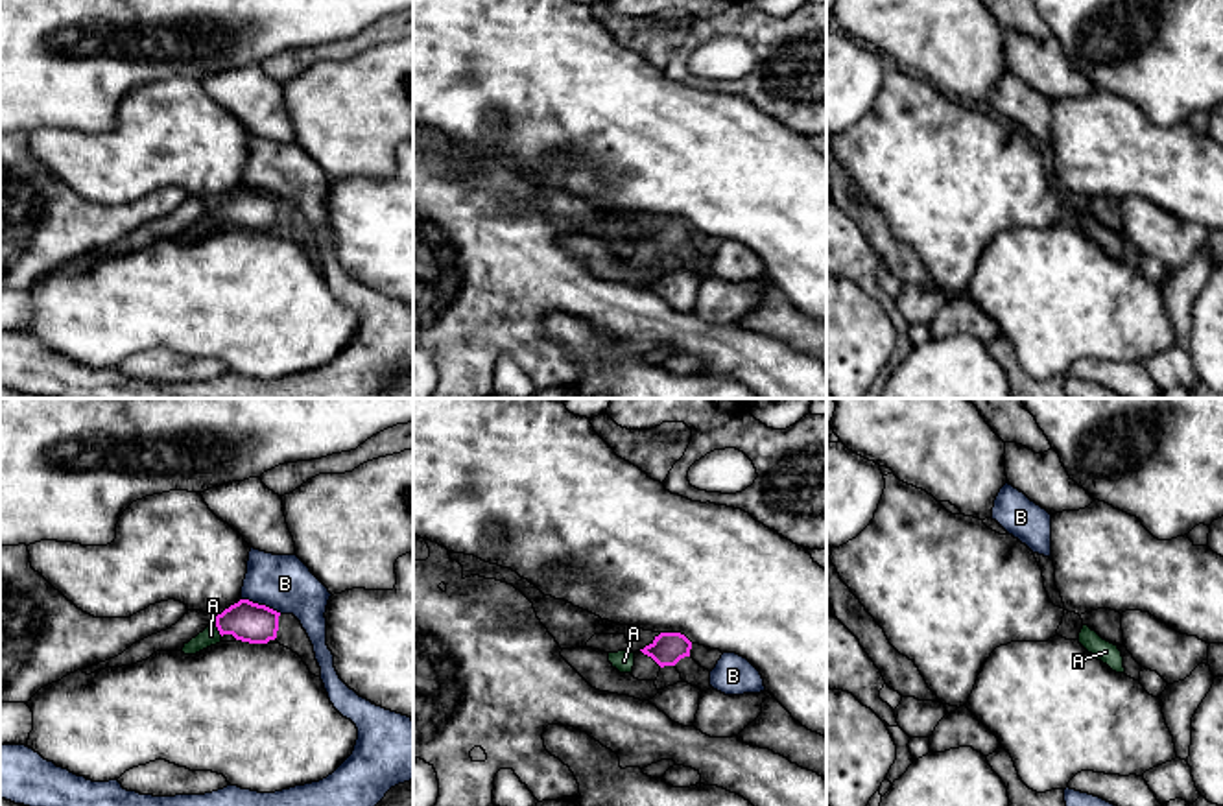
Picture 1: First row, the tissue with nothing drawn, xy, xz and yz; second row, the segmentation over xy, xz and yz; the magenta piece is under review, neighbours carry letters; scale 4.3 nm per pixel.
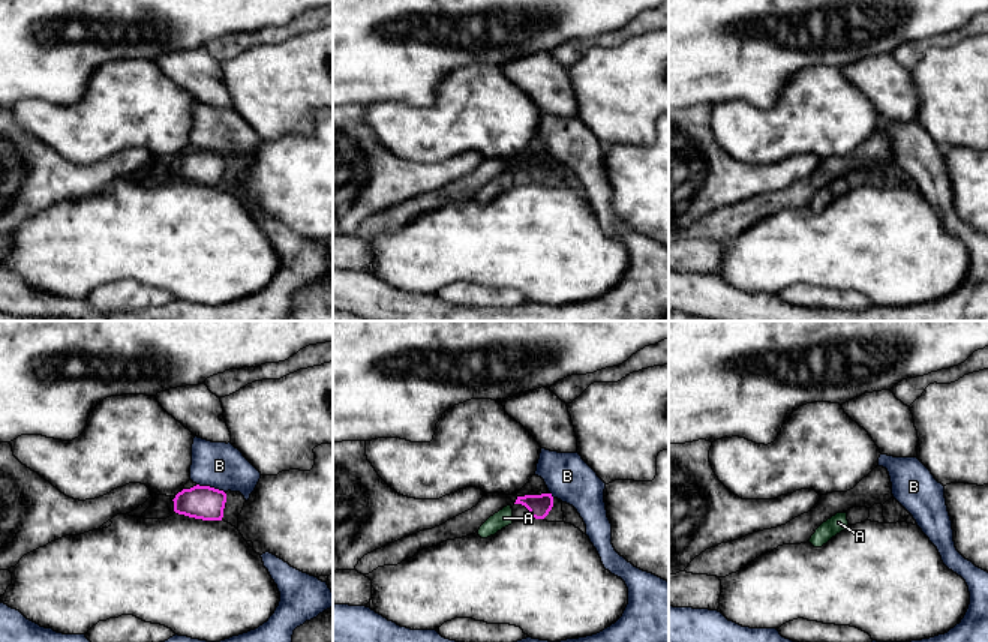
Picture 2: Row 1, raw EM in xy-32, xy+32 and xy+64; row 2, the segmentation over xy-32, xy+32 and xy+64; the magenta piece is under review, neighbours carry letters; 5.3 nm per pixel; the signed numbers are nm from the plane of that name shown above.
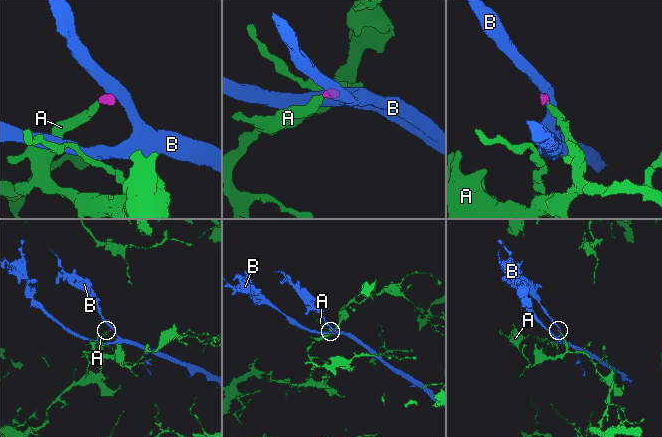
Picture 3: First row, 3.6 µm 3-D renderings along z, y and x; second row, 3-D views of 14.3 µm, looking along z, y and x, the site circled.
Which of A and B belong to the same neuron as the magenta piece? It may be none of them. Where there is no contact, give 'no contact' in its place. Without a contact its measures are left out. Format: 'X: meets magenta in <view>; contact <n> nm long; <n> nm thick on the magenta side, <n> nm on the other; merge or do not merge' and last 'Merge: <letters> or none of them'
A: meets magenta in xy; contact 70 nm long; 180 nm thick on the magenta side, 80 nm on the other; merge
B: meets magenta in xy; contact 190 nm long; 180 nm thick on the magenta side, 240 nm on the other; do not merge
Merge: A

